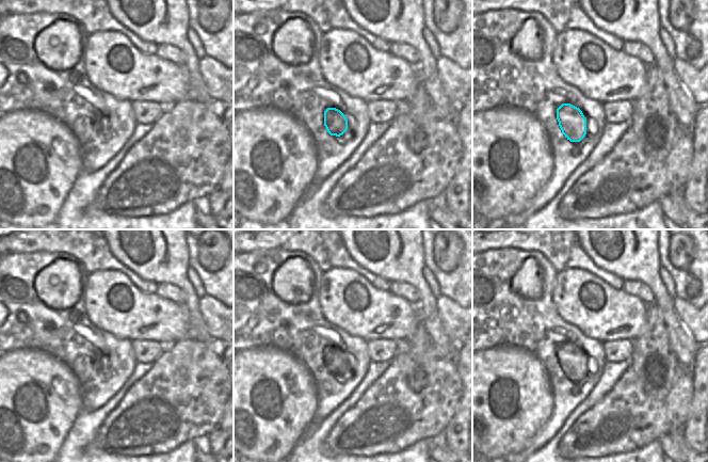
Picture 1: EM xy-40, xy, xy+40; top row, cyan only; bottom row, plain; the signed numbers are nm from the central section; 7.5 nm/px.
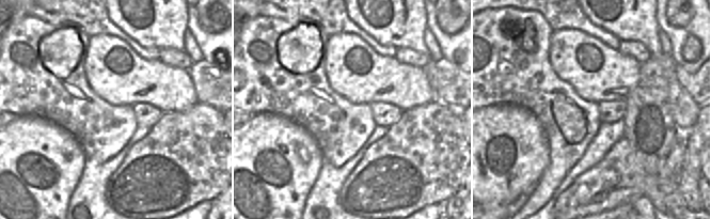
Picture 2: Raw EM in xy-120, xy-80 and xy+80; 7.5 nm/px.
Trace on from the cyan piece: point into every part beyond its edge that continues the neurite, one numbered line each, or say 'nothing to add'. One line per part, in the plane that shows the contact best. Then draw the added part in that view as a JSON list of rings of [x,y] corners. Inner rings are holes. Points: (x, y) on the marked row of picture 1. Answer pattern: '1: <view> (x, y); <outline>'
1: xy+40 (512, 50); [[[492,10],[472,15],[472,113],[500,106],[511,106],[530,112],[544,129],[562,133],[557,120],[557,109],[562,103],[570,103],[579,108],[586,120],[584,138],[590,140],[585,145],[595,146],[606,124],[604,103],[585,97],[578,89],[561,79],[552,62],[556,36],[557,32],[550,22],[538,12]]]

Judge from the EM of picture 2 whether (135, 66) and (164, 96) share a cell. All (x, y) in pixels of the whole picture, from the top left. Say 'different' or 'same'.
same

